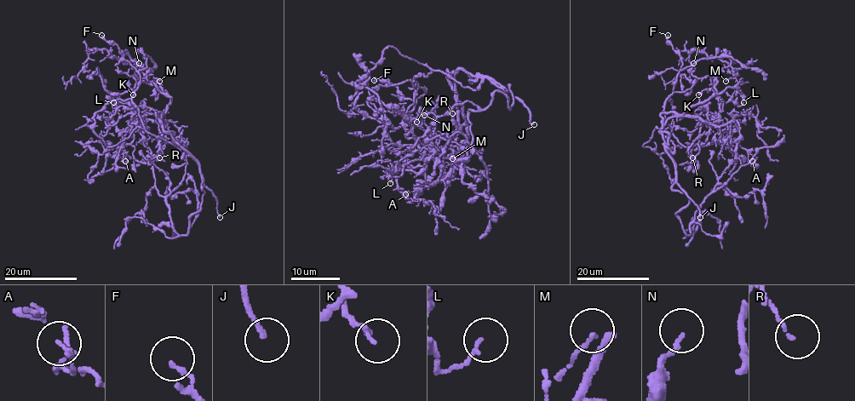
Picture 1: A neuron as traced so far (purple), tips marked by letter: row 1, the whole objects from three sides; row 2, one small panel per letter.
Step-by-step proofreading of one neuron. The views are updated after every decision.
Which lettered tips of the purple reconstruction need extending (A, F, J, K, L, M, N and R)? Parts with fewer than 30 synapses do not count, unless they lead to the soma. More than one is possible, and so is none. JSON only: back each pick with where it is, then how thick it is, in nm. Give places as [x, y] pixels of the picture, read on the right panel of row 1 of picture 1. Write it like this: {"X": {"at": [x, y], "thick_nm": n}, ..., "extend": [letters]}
{"J": {"at": [700, 217], "thick_nm": 190}, "extend": ["J"]}

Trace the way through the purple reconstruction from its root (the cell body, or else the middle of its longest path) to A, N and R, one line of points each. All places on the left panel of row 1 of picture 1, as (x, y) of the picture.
A: (185, 151), (163, 129), (162, 116), (162, 123), (147, 120), (125, 135), (119, 146), (126, 154), (125, 161)
N: (185, 151), (163, 129), (161, 123), (170, 98), (146, 76), (139, 78), (135, 75), (139, 63)
R: (185, 151), (163, 129), (162, 116), (163, 122), (158, 127), (162, 133), (159, 157)

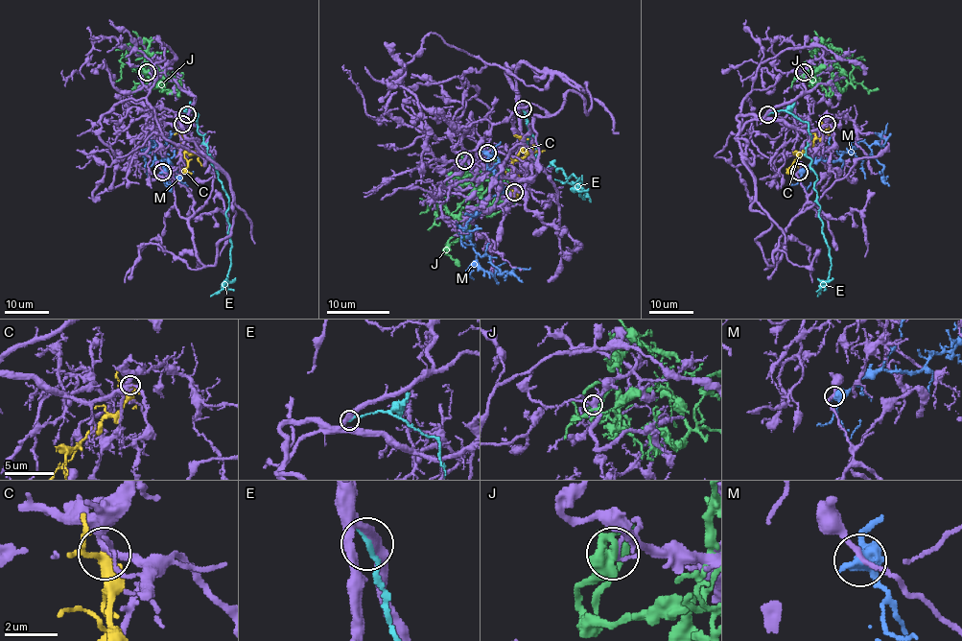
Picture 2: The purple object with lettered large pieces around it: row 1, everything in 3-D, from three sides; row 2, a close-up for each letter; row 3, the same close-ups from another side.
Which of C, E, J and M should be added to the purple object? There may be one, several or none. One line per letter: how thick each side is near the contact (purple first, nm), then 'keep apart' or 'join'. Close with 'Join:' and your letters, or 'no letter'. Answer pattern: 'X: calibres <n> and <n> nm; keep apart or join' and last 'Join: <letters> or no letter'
C: calibres 360 and 360 nm; keep apart
E: calibres 340 and 200 nm; keep apart
J: calibres 170 and 550 nm; keep apart
M: calibres 190 and 480 nm; keep apart
Join: no letter

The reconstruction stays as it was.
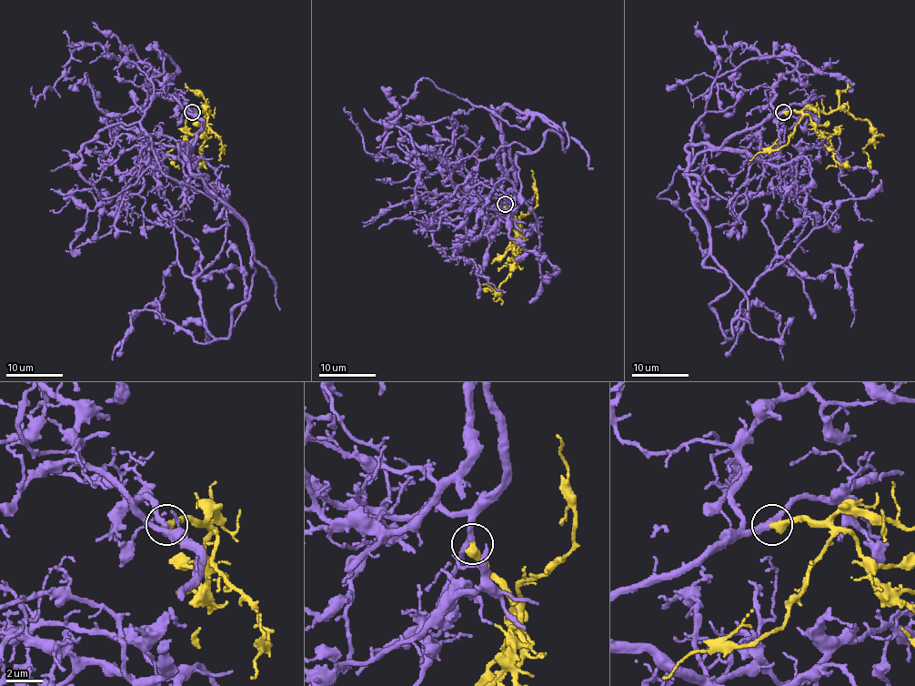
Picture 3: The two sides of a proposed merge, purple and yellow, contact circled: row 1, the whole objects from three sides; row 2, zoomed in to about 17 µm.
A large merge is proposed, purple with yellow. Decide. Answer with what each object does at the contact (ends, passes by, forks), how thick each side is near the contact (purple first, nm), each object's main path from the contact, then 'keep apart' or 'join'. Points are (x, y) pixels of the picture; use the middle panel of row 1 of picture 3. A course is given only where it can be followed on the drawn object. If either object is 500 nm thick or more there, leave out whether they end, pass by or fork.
purple passes by | yellow ends | 280/480 nm | purple via (505, 204), (510, 105), (563, 126), (568, 142), (547, 131), (508, 169), (508, 236), (558, 271), (546, 271) | yellow via (505, 204), (505, 208), (518, 226), (517, 263), (497, 294), (486, 284), (480, 287), (491, 291) | join

